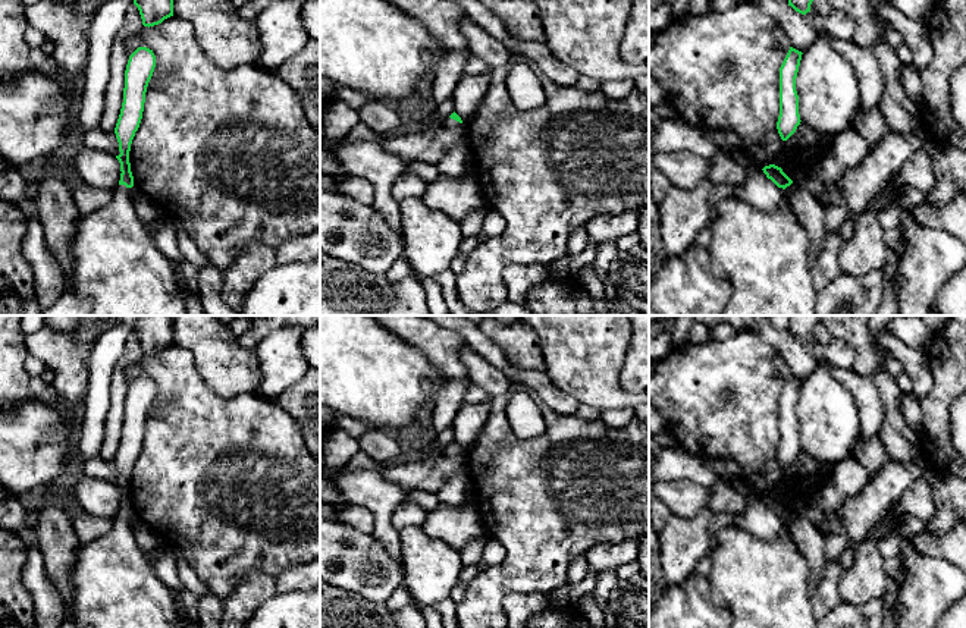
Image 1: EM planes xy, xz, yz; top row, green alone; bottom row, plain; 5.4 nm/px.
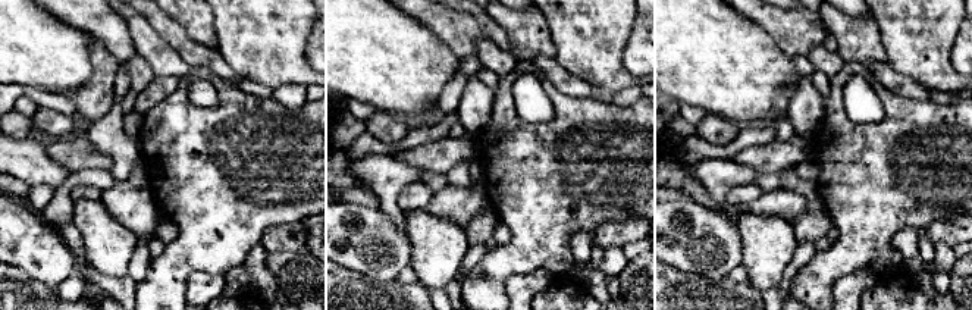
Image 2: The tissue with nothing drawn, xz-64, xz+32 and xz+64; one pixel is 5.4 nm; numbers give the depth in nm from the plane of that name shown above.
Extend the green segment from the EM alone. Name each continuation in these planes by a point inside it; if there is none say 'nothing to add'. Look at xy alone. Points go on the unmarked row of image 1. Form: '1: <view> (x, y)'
1: xy (113, 584)

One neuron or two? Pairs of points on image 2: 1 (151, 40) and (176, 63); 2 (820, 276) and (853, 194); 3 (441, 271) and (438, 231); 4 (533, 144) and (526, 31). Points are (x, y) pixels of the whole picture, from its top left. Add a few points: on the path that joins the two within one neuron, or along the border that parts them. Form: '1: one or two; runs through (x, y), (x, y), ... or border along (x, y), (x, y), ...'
1: one; runs through (157, 46), (171, 59)
2: one; runs through (840, 256), (853, 243), (853, 215)
3: one; runs through (438, 260), (438, 241)
4: two; border along (517, 60), (529, 63)

